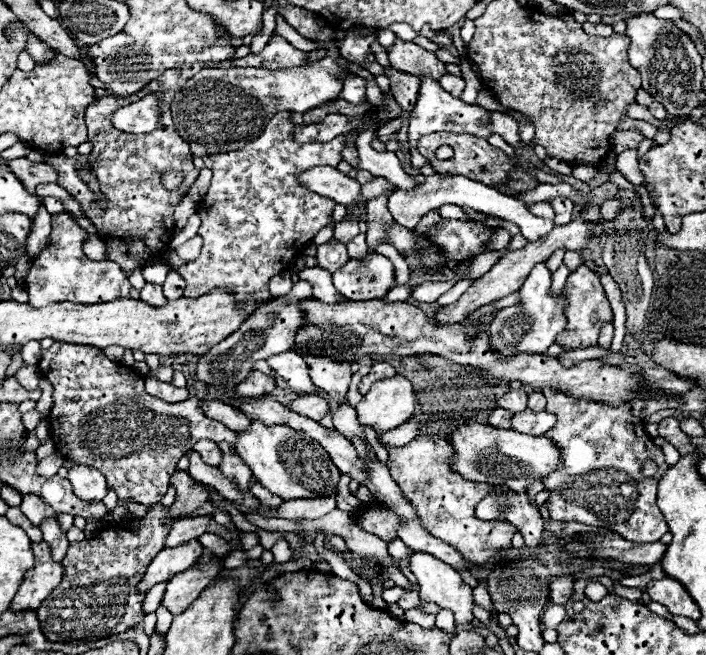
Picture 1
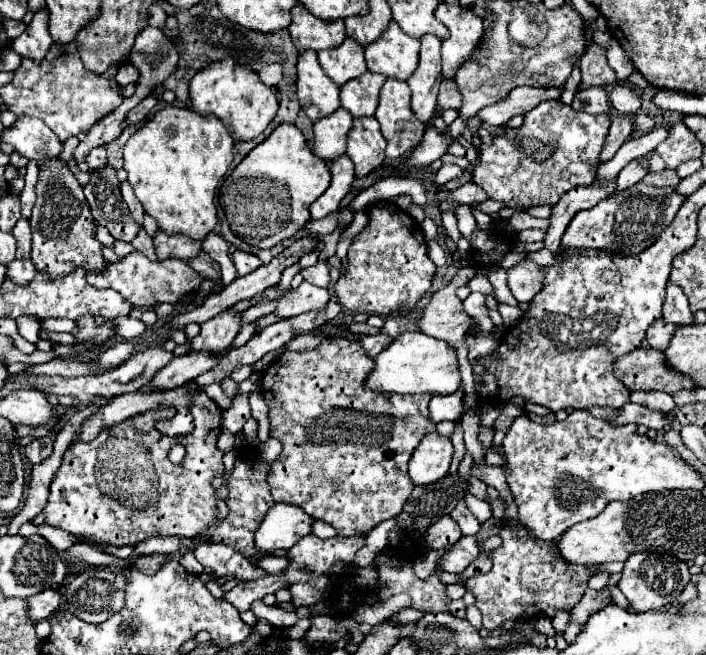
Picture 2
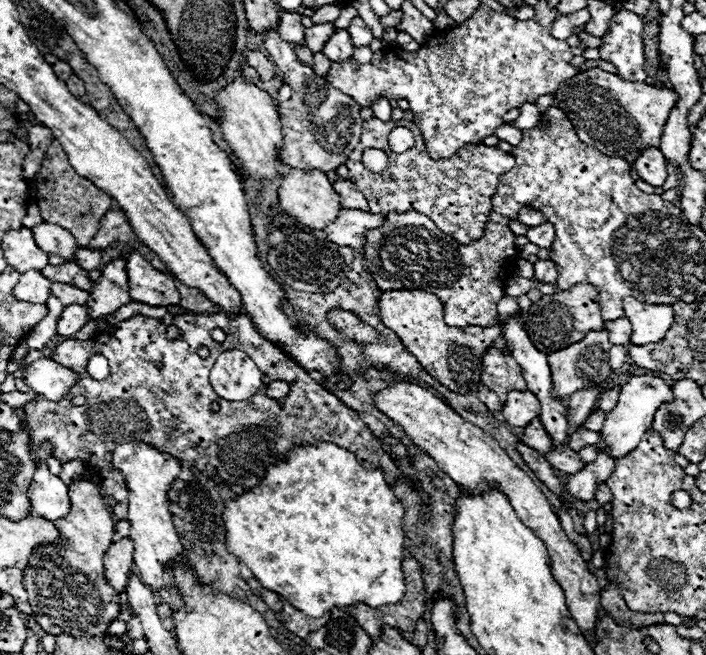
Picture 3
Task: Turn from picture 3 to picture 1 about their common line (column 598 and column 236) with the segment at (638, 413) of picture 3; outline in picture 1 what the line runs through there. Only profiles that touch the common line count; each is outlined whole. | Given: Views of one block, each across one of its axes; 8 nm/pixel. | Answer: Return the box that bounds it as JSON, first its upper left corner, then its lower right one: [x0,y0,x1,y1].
[236,420,340,500]

